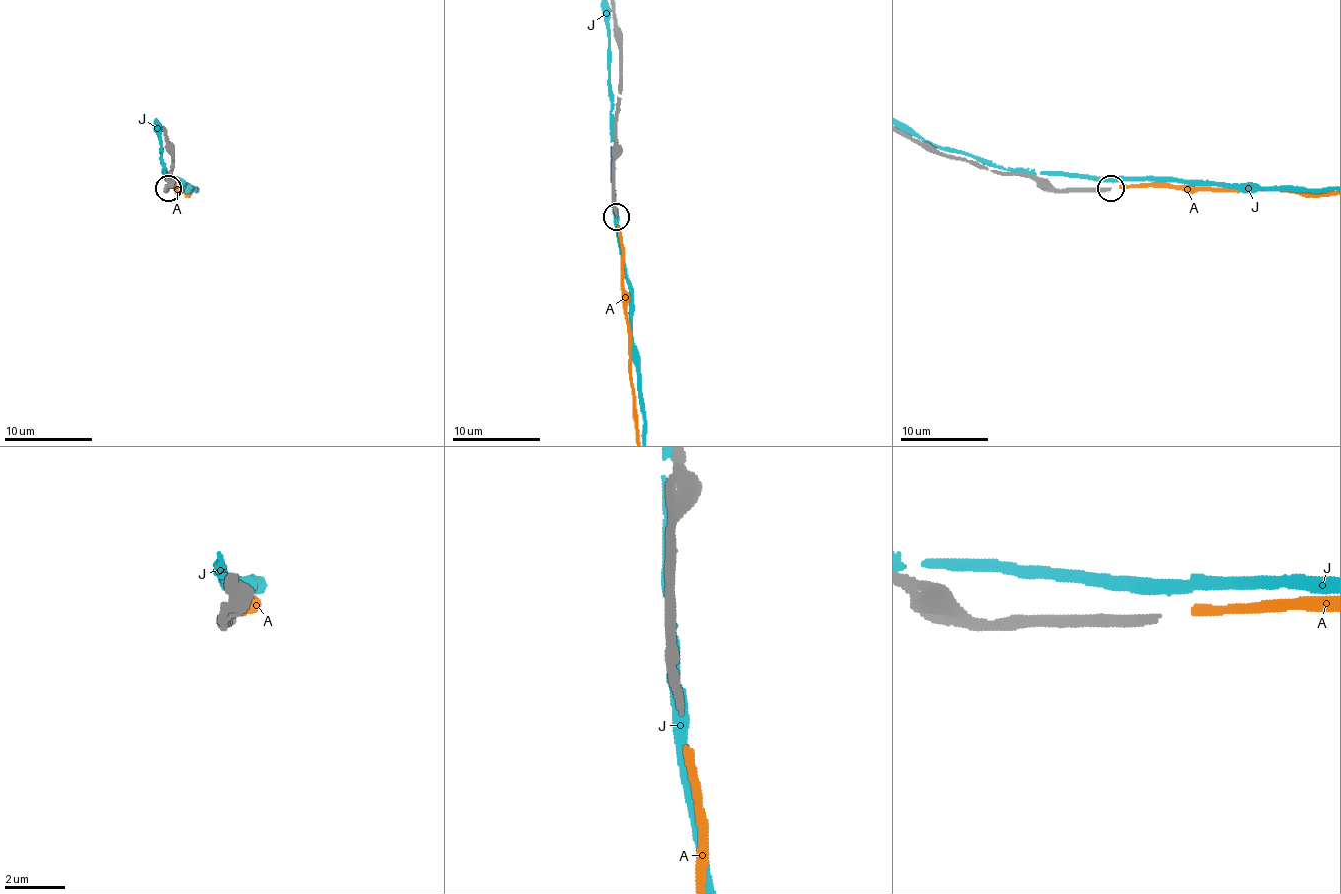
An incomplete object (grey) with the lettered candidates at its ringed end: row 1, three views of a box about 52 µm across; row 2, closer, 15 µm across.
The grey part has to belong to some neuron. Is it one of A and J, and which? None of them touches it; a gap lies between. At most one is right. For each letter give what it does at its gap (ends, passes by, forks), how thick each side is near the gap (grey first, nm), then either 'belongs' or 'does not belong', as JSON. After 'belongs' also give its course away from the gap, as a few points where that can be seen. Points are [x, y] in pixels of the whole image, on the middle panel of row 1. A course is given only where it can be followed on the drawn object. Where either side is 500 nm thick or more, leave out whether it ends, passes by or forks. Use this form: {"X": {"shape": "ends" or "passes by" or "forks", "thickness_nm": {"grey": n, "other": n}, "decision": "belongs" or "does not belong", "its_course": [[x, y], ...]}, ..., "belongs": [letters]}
{"A": {"shape": "ends", "thickness_nm": {"grey": 260, "other": 300}, "decision": "belongs"}, "J": {"shape": "passes by", "thickness_nm": {"grey": 260, "other": 420}, "decision": "does not belong"}, "belongs": ["A"]}

